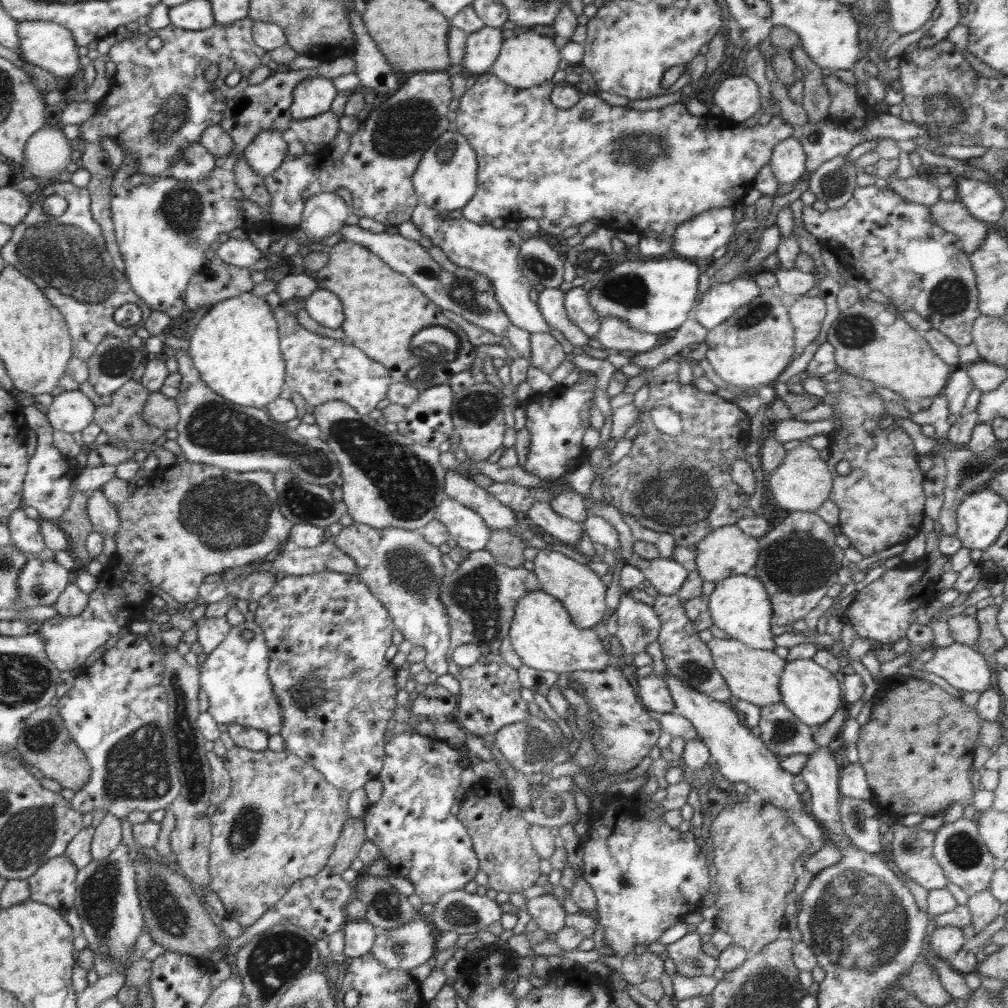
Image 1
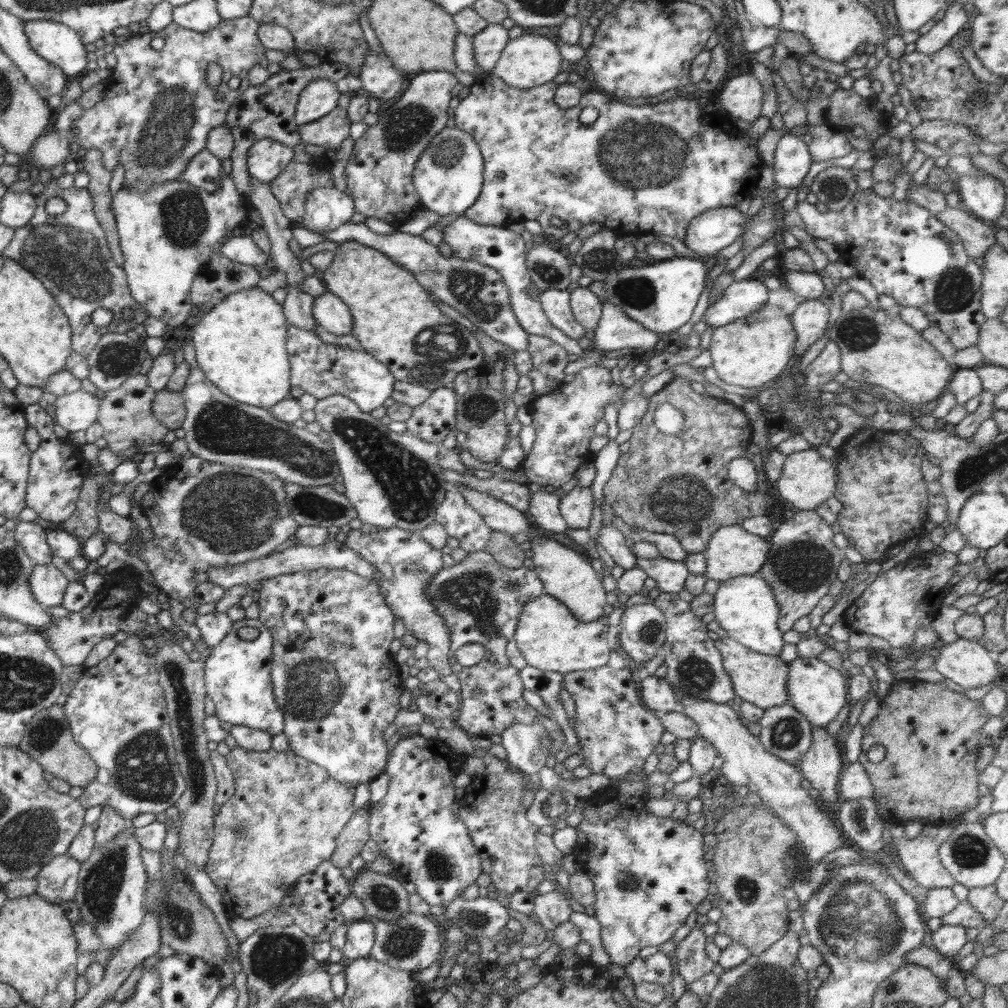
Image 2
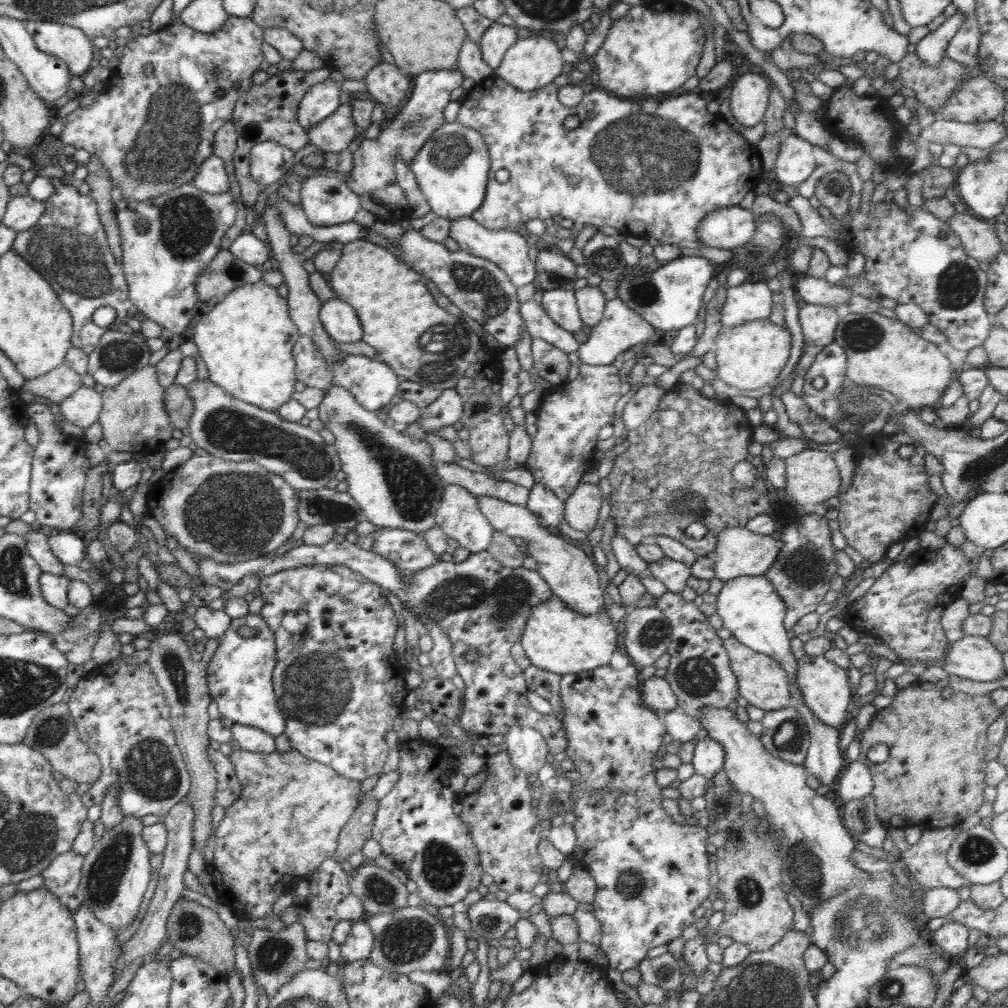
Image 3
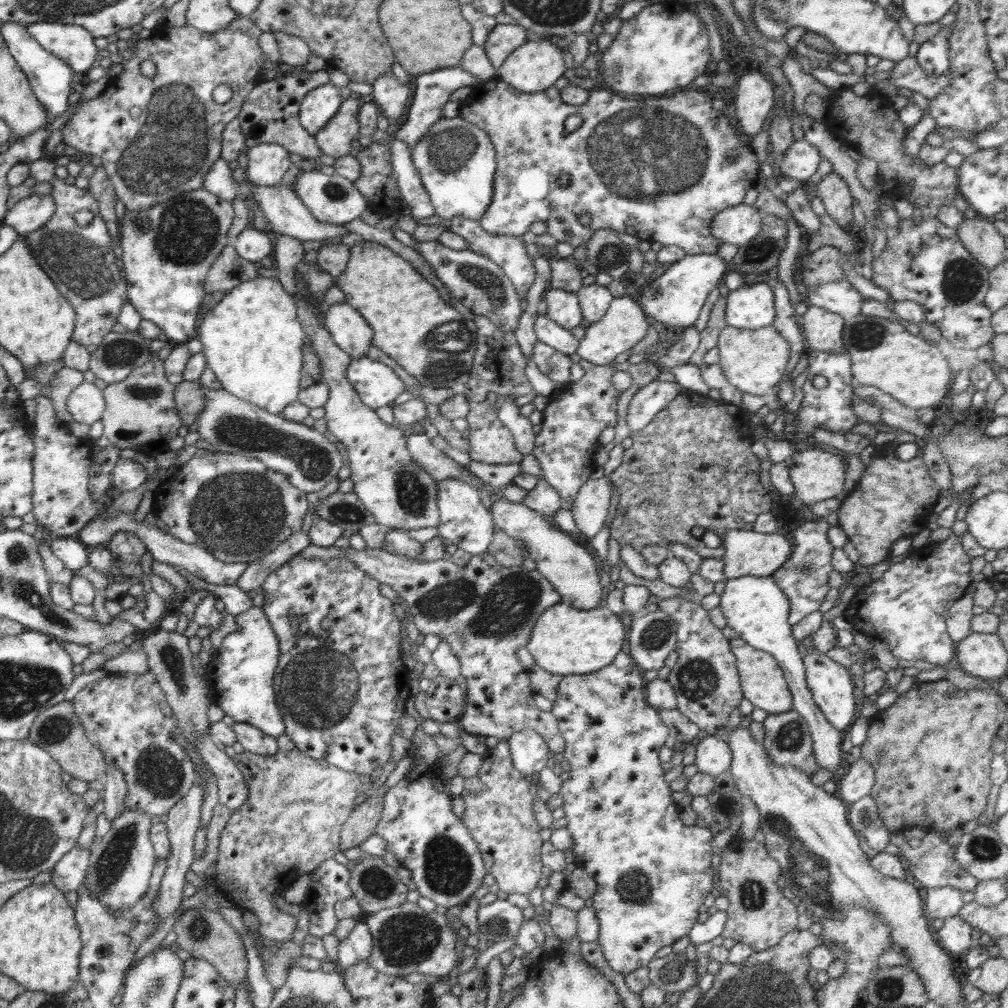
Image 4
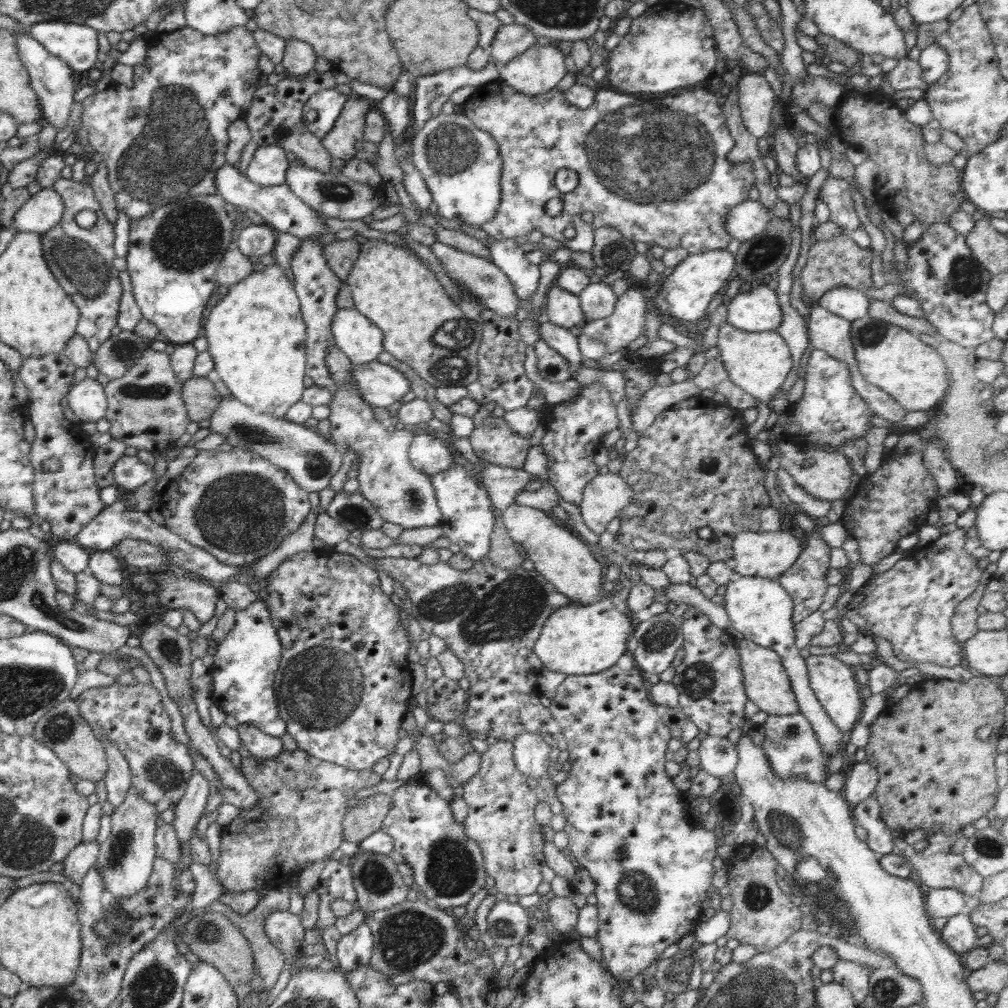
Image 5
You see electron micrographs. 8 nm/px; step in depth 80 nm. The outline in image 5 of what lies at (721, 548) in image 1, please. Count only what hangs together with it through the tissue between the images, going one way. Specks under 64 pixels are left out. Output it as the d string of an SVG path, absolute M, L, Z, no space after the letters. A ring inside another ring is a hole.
M778 530L774 532L739 532L732 541L731 559L736 576L760 576L776 580L782 572L793 566L803 549L803 544L792 533Z

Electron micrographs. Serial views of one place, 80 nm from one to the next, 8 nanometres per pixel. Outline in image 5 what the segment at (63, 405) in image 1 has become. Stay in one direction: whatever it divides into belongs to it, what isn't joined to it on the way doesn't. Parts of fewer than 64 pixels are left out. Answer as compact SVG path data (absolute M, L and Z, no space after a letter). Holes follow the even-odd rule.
M88 377L72 386L64 402L82 422L98 422L107 411L105 387Z

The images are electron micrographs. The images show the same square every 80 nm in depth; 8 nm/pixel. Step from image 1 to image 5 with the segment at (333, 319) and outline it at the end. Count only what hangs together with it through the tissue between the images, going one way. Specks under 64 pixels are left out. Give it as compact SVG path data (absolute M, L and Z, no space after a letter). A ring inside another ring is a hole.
M342 308L334 316L331 331L338 347L354 365L361 365L377 360L377 356L383 350L384 333L381 328L372 324L366 316L357 312L354 308Z

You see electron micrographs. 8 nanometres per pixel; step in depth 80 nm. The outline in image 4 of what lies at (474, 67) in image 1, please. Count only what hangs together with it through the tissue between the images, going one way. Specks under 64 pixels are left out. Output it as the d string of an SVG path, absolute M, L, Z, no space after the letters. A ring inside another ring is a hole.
M497 24L484 43L484 50L495 69L500 68L506 57L526 41L526 29L519 24Z

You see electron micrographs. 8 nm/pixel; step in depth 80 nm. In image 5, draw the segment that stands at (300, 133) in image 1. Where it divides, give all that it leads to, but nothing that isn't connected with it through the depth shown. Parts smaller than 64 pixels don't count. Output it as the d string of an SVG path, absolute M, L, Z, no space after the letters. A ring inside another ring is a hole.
M368 97L349 98L344 103L332 130L321 140L332 159L356 157L364 141L366 113L374 108L377 102Z

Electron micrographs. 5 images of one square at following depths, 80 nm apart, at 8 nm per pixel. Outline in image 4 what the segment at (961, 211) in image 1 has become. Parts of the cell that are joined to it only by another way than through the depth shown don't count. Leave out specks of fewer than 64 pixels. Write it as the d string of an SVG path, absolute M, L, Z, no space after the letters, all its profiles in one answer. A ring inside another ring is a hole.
M968 218L960 228L956 228L956 233L970 255L989 270L1007 260L1004 256L1005 238L986 218Z

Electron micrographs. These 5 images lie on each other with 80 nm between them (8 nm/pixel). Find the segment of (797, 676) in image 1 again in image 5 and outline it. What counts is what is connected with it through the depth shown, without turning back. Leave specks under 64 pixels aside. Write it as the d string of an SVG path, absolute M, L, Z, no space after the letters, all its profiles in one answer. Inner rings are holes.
M811 655L805 659L809 686L816 699L824 708L828 717L845 735L854 729L859 722L864 709L864 702L860 698L860 679L856 677L851 666L836 659L832 655Z

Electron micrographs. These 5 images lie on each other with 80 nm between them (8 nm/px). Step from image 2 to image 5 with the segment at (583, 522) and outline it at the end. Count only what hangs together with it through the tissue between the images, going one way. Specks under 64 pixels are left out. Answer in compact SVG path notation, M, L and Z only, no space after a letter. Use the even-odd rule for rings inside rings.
M619 473L597 474L582 491L582 500L579 504L580 514L584 524L597 535L606 531L608 523L623 511L623 508L633 503L634 491L632 487L619 475Z

